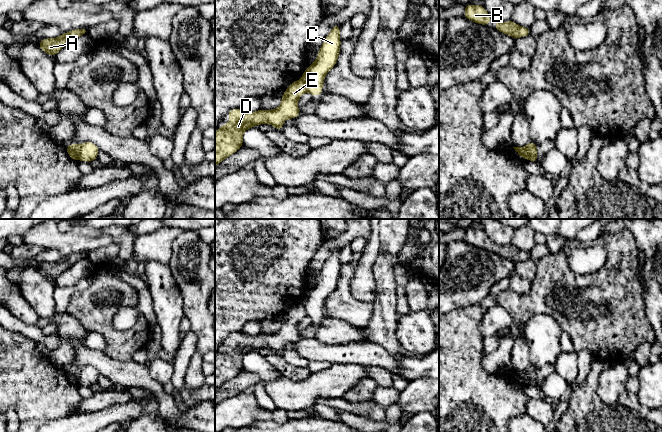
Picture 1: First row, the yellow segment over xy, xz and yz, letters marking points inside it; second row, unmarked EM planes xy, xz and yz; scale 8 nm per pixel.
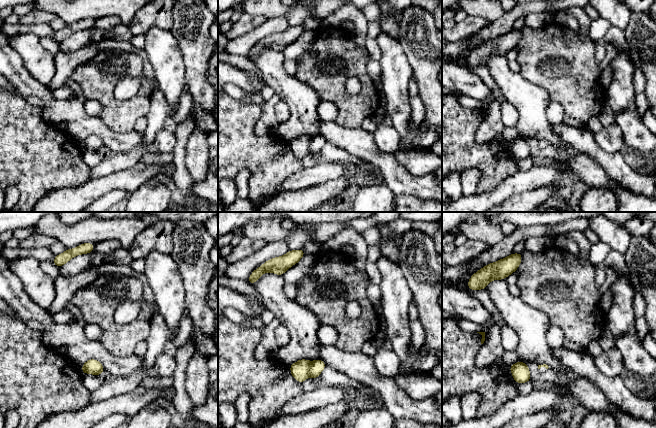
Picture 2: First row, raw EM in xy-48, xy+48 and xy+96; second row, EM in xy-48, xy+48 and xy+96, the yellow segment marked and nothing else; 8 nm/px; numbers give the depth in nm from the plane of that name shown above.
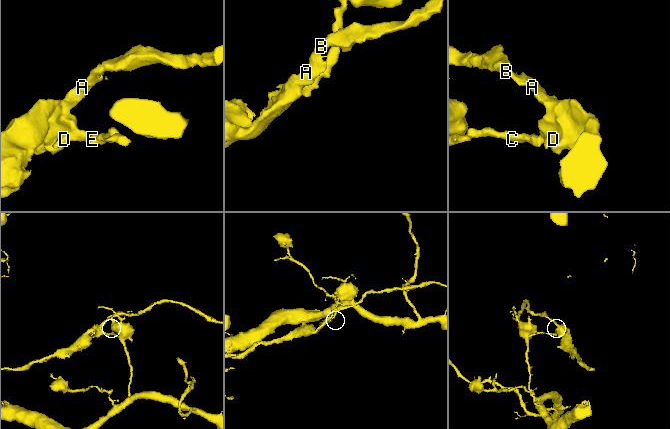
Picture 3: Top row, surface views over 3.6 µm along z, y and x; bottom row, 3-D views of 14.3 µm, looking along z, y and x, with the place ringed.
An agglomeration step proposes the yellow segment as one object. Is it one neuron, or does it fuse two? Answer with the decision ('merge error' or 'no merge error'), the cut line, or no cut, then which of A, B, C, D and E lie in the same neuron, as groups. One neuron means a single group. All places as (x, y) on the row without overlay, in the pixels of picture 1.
merge error | xy (82, 368), (79, 383) | A B D E / C

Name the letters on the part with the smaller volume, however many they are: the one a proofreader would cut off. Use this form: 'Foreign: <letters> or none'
Foreign: A, B, D, E

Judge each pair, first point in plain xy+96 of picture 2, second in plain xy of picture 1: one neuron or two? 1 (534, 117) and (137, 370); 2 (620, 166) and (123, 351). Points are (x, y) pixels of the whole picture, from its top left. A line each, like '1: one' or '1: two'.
1: two
2: two

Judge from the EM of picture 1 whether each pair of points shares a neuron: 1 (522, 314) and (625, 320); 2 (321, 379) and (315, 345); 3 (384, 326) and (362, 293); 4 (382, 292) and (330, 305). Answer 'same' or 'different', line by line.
1: same
2: different
3: different
4: different

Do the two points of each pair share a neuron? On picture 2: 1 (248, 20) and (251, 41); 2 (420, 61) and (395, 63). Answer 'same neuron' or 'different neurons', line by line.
1: different neurons
2: different neurons

